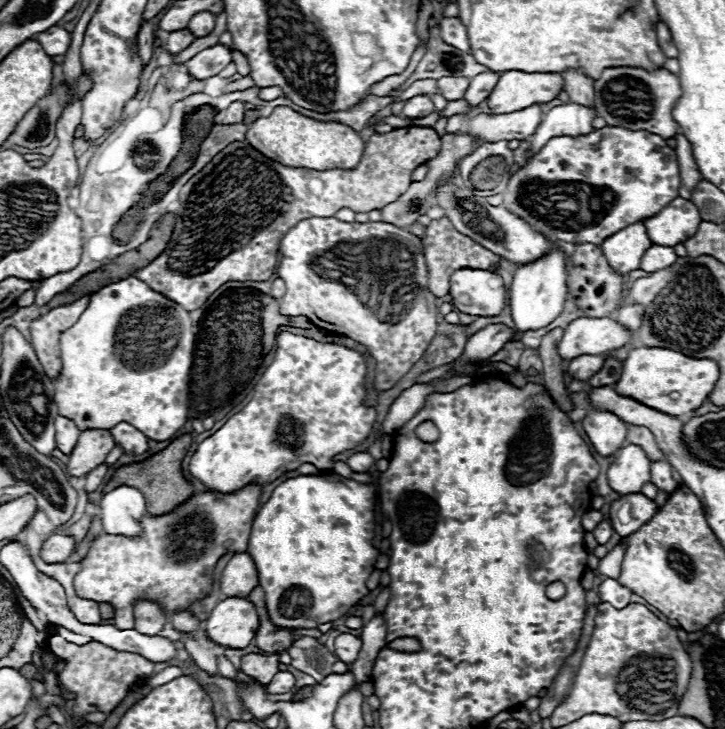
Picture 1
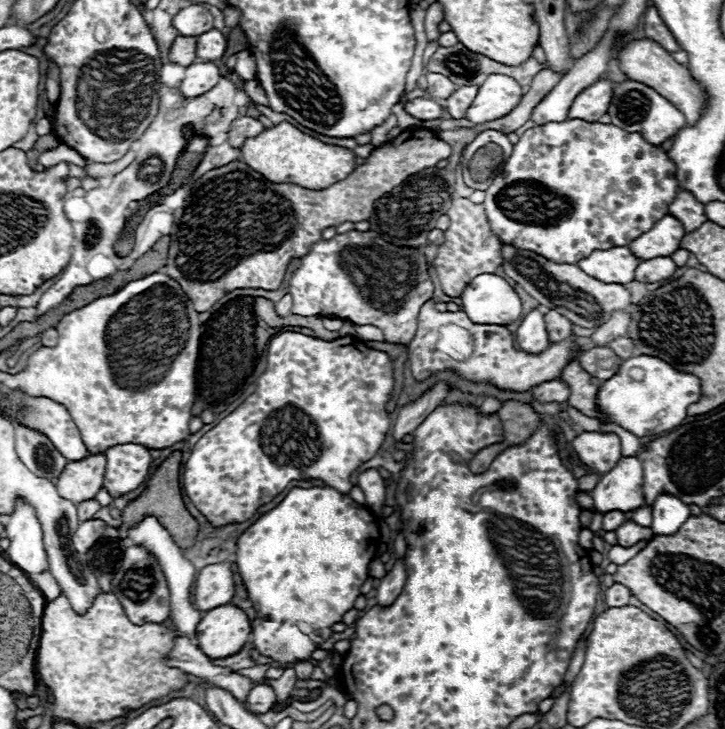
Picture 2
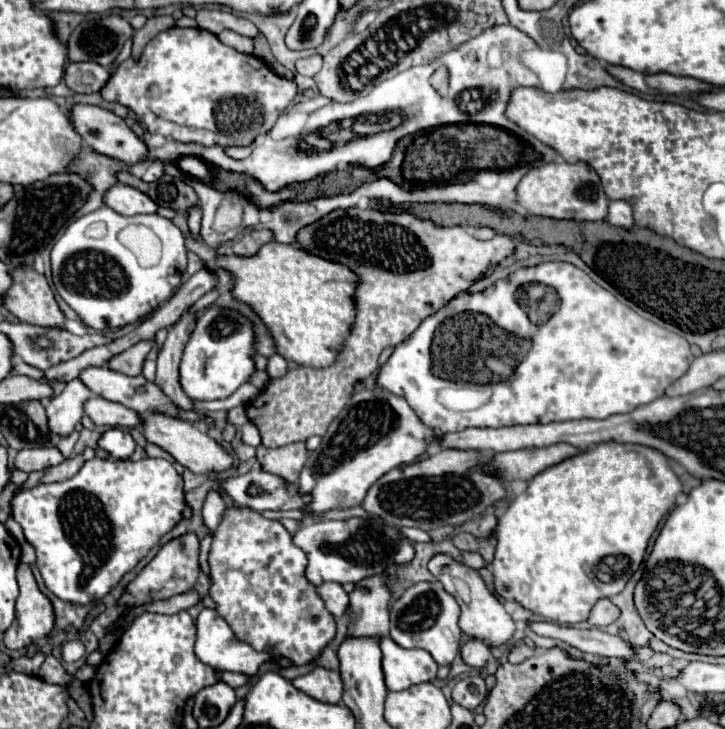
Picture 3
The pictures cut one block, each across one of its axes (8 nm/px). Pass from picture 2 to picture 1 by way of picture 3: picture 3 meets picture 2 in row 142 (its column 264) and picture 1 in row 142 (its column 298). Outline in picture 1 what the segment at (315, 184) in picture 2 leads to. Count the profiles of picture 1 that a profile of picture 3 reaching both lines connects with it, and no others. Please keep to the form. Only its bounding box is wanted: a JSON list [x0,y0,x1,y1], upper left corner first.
[246,106,364,168]

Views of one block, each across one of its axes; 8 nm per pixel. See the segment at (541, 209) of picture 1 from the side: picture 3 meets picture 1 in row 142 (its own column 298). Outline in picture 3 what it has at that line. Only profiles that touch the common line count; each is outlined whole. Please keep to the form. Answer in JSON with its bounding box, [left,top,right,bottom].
[208,506,336,666]

